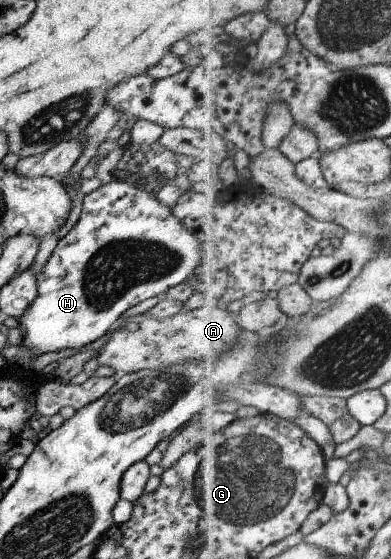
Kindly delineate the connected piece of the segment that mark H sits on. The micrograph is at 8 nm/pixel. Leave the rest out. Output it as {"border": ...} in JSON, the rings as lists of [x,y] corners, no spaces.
{"border":[[[112,180],[109,184],[99,186],[96,190],[83,196],[79,220],[75,222],[71,230],[61,240],[58,240],[53,252],[51,252],[51,256],[47,258],[47,262],[39,270],[39,275],[34,276],[37,283],[38,296],[33,300],[33,304],[29,304],[29,308],[23,312],[23,318],[18,320],[18,330],[21,332],[22,337],[20,346],[31,350],[31,352],[37,352],[37,354],[57,352],[59,350],[67,350],[67,348],[81,348],[85,344],[91,344],[100,336],[105,335],[111,329],[111,324],[127,309],[143,302],[145,299],[159,296],[159,294],[167,293],[171,289],[183,285],[189,274],[193,272],[193,268],[199,266],[201,260],[199,252],[201,252],[201,248],[199,248],[197,236],[191,230],[187,230],[181,222],[178,222],[177,218],[171,214],[170,208],[161,205],[156,200],[155,195],[153,192],[142,192],[125,181]]]}

